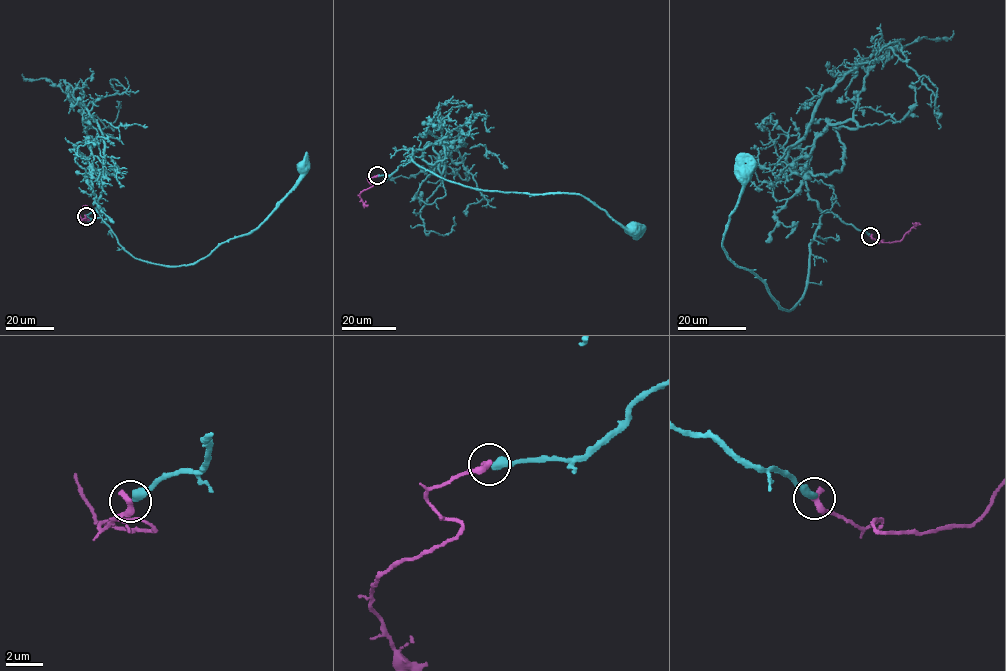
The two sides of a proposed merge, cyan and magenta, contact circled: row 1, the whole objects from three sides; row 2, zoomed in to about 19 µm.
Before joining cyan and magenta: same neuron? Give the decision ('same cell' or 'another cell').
another cell

